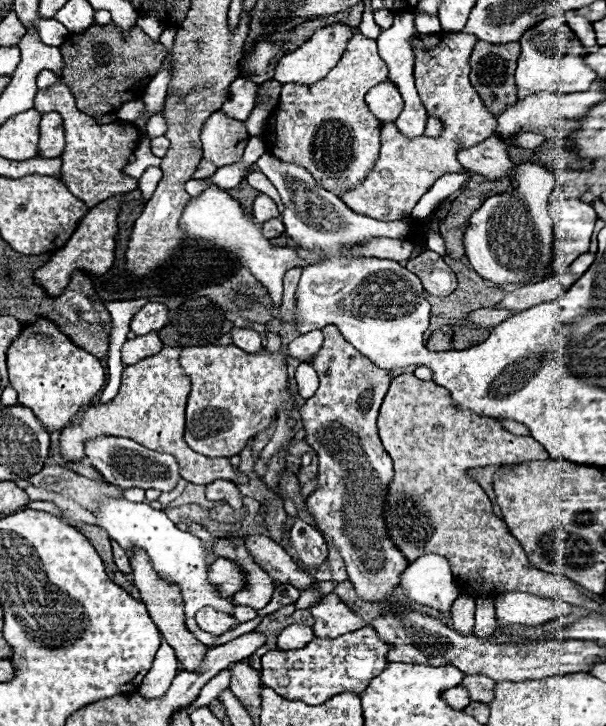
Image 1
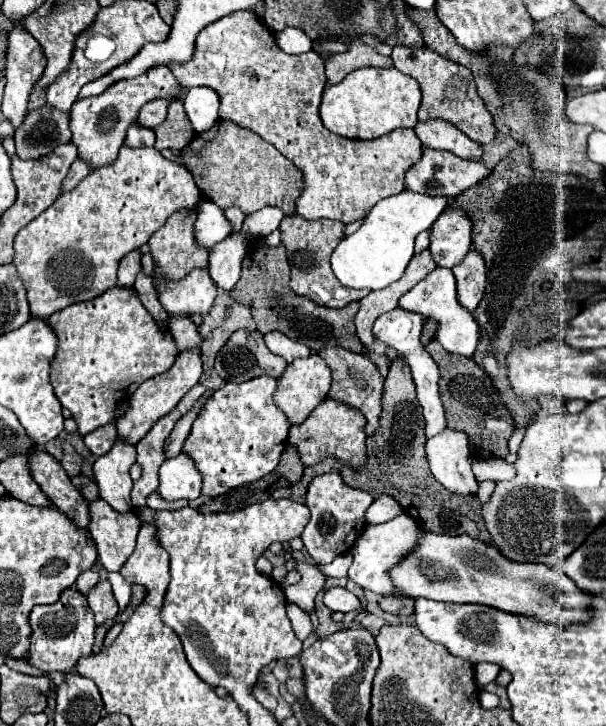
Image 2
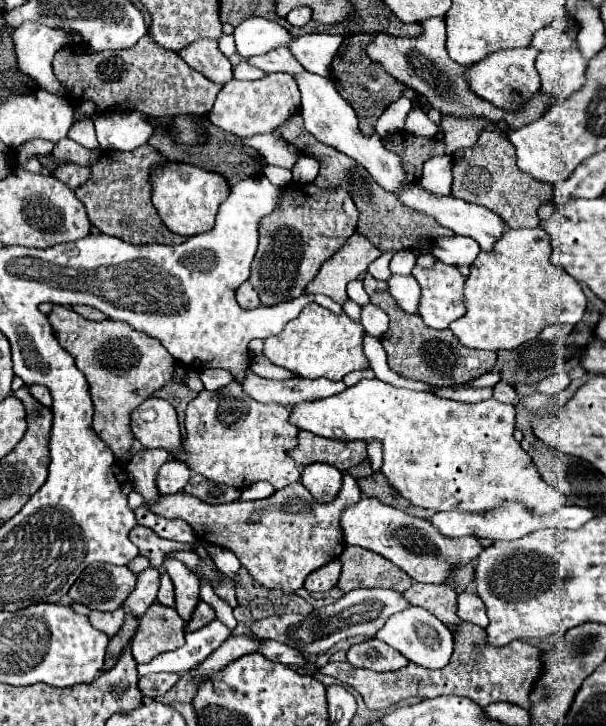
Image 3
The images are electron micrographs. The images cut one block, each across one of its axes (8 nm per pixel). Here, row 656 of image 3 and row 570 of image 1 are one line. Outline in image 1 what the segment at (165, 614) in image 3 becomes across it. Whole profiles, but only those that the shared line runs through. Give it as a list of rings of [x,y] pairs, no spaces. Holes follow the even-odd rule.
[[[138,550],[132,558],[132,568],[134,568],[134,584],[136,588],[140,590],[142,594],[142,602],[146,604],[148,612],[150,612],[150,618],[154,620],[154,624],[158,626],[158,630],[162,632],[162,638],[174,648],[176,652],[176,658],[178,662],[184,666],[184,670],[198,670],[198,666],[202,664],[204,660],[204,654],[206,654],[206,648],[204,644],[200,644],[184,626],[184,604],[182,604],[182,598],[178,594],[178,588],[176,586],[168,586],[152,568],[152,564],[148,562],[148,556]]]

